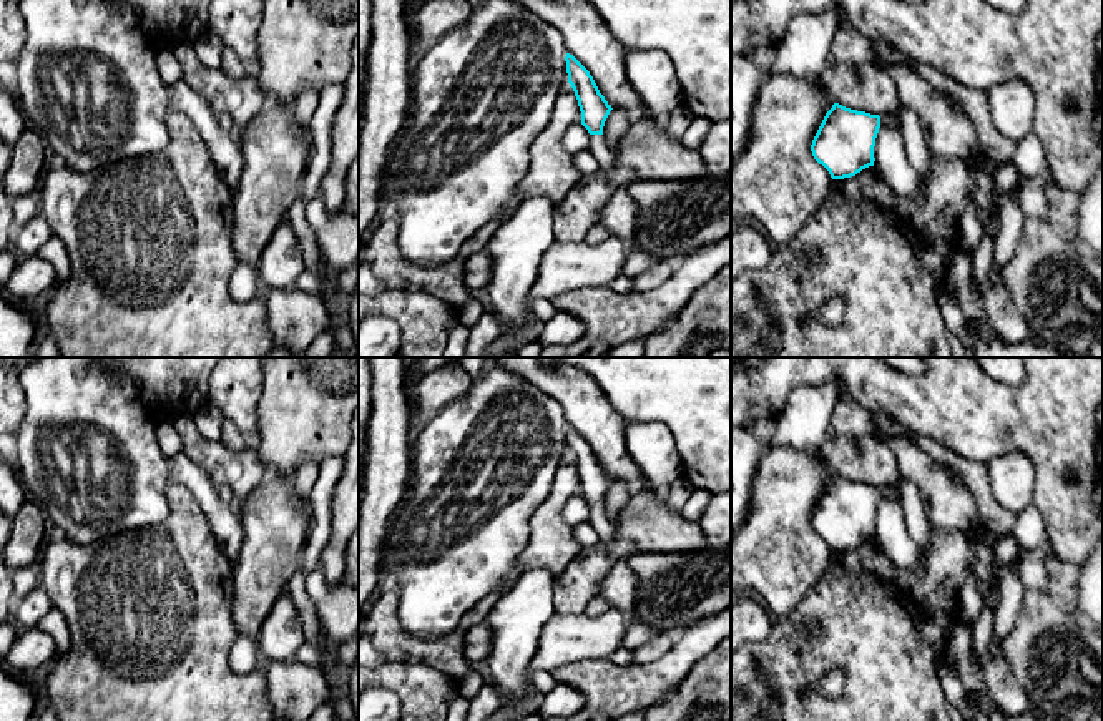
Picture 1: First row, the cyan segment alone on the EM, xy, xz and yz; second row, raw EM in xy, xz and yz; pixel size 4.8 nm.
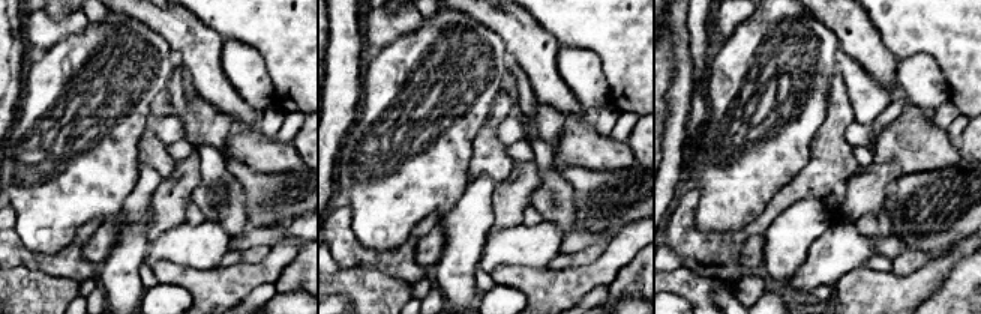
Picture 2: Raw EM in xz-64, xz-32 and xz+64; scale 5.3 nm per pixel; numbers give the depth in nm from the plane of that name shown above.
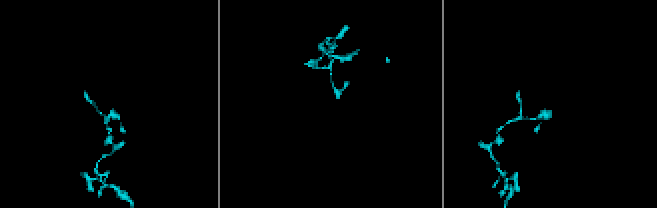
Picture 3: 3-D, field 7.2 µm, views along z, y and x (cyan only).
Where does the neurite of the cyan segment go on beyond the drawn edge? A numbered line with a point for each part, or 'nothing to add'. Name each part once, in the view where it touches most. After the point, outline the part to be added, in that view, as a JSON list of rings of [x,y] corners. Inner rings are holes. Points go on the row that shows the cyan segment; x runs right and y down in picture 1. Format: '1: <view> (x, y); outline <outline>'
1: xz (602, 152); outline [[[591,135],[588,148],[598,161],[600,171],[610,173],[613,169],[613,150],[606,145],[603,135]]]

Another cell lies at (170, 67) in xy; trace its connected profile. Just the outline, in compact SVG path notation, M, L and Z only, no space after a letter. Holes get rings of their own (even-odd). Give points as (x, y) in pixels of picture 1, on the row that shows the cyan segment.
M161 50L156 52L156 66L161 81L171 88L176 81L183 78L183 63L178 53Z

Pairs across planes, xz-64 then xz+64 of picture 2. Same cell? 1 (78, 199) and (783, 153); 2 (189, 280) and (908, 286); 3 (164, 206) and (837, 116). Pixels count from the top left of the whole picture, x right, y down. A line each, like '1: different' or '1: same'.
1: same
2: same
3: different

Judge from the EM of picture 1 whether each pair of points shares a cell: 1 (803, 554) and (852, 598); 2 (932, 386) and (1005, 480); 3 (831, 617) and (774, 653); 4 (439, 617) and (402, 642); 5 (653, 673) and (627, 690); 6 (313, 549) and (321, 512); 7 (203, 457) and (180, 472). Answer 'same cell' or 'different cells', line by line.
1: different cells
2: different cells
3: same cell
4: different cells
5: same cell
6: same cell
7: different cells

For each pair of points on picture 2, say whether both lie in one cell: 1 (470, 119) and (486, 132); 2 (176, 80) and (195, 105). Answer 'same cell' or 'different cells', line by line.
1: different cells
2: same cell

